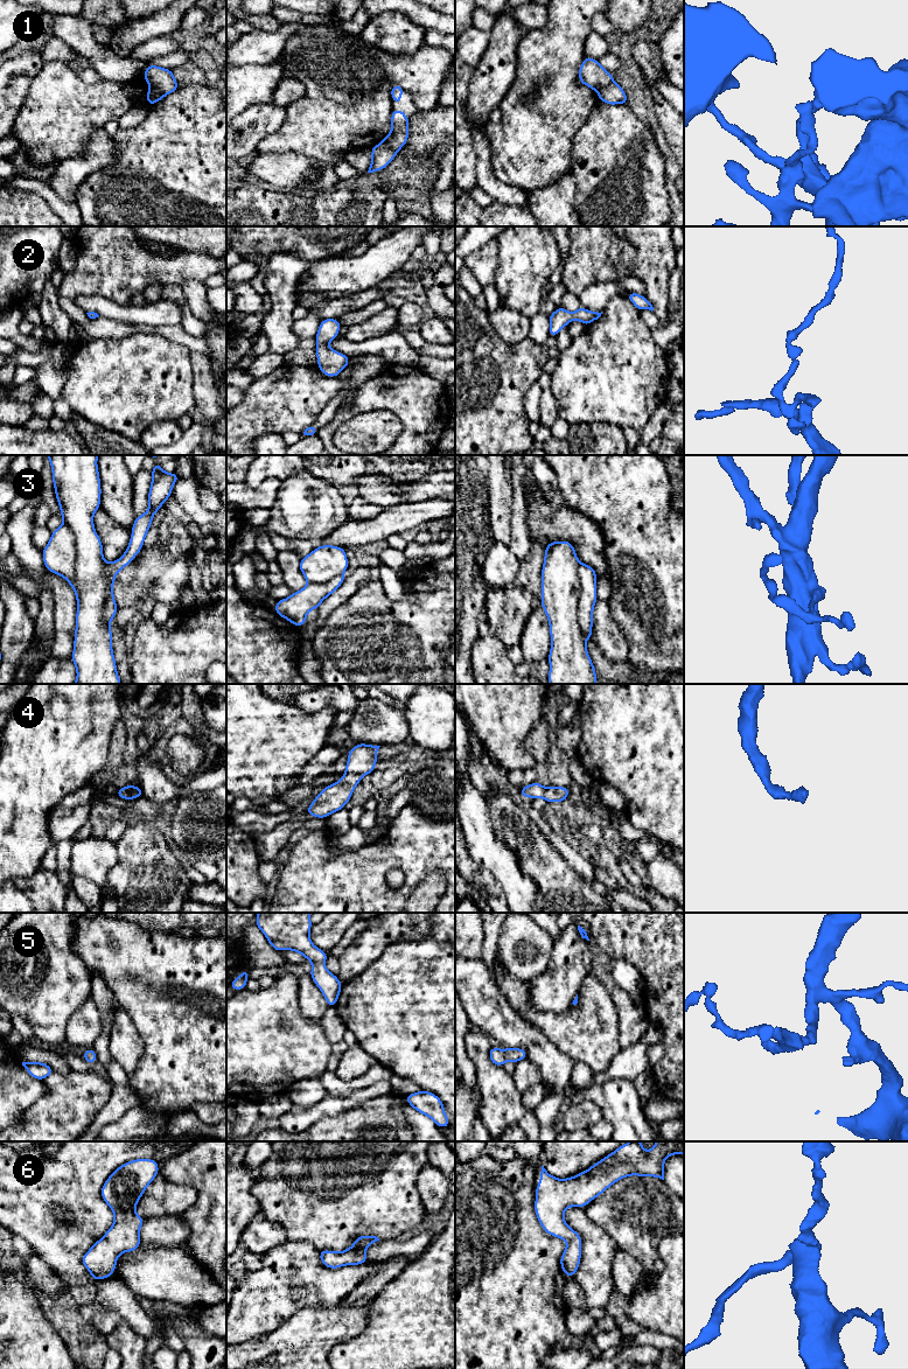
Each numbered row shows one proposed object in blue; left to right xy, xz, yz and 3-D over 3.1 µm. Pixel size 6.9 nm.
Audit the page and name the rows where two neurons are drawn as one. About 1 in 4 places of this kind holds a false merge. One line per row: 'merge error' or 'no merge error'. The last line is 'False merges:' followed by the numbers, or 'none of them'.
1: merge error
2: no merge error
3: merge error
4: no merge error
5: no merge error
6: no merge error
False merges: 1, 3

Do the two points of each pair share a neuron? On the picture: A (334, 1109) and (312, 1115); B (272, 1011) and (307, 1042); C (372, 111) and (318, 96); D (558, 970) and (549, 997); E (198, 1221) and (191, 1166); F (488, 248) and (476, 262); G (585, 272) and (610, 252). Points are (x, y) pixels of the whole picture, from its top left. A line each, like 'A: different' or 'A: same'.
A: same
B: same
C: same
D: same
E: same
F: same
G: same

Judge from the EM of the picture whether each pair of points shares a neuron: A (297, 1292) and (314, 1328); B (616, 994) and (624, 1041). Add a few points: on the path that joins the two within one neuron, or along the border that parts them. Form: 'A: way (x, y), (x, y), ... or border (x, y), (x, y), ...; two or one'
A: border (332, 1307), (306, 1306), (294, 1312), (281, 1324); two
B: way (626, 1006), (626, 1029); one

